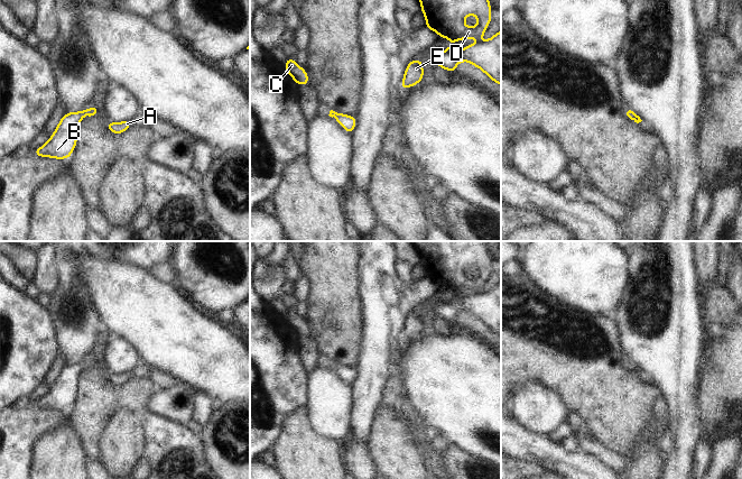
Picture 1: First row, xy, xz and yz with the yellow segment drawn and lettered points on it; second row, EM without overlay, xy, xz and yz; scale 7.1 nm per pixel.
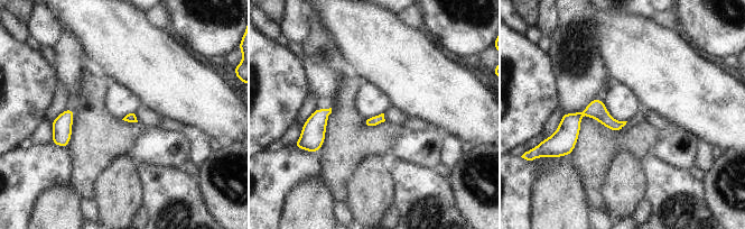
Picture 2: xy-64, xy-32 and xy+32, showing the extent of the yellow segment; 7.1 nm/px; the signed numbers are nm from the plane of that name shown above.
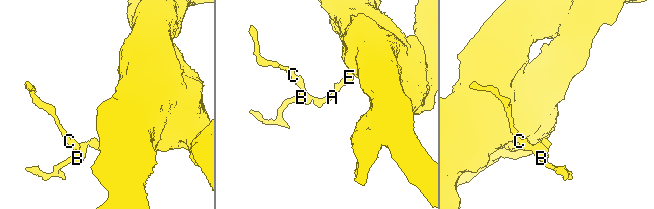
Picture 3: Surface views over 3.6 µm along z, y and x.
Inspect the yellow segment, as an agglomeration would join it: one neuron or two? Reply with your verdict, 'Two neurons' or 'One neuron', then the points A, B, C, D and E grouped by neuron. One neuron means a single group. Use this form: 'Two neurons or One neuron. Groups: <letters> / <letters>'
One neuron. Groups: A B C D E

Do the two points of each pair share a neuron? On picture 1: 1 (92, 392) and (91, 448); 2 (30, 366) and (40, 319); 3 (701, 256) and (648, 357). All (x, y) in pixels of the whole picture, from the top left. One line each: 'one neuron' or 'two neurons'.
1: one neuron
2: one neuron
3: two neurons

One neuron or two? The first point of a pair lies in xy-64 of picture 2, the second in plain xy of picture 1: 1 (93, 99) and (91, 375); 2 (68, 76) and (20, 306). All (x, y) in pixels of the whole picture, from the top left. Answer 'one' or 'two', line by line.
1: one
2: two

